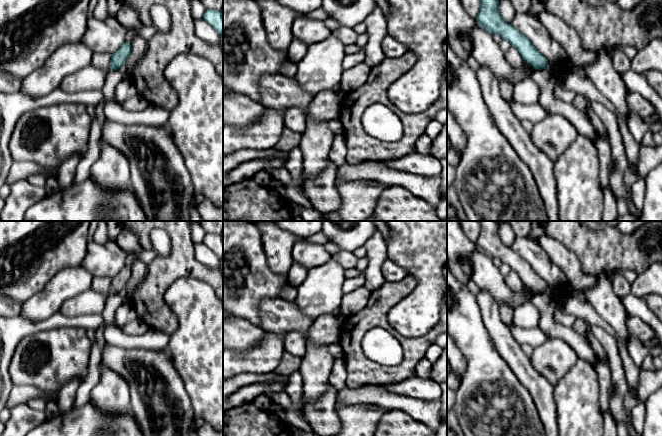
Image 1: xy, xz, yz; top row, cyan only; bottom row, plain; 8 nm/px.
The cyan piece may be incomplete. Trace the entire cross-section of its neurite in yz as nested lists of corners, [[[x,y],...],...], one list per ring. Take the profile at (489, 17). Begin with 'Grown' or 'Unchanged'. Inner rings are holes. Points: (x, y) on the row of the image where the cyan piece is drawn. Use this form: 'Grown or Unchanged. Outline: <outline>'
Unchanged. Outline: [[[480,0],[476,17],[479,26],[492,34],[499,34],[521,54],[524,62],[536,70],[546,68],[548,60],[532,45],[531,41],[511,24],[505,22],[499,12],[499,0]]]

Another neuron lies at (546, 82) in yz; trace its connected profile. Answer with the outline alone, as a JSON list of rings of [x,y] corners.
[[[542,69],[533,73],[532,79],[540,88],[538,103],[548,112],[548,115],[560,114],[564,116],[575,127],[578,134],[595,143],[598,137],[588,115],[580,111],[572,103],[565,103],[555,98],[553,94],[556,86],[555,77],[546,69]]]

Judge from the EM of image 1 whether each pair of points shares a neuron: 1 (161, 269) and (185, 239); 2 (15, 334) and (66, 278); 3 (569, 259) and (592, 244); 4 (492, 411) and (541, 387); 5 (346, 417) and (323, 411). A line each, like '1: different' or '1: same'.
1: same
2: different
3: different
4: different
5: different

